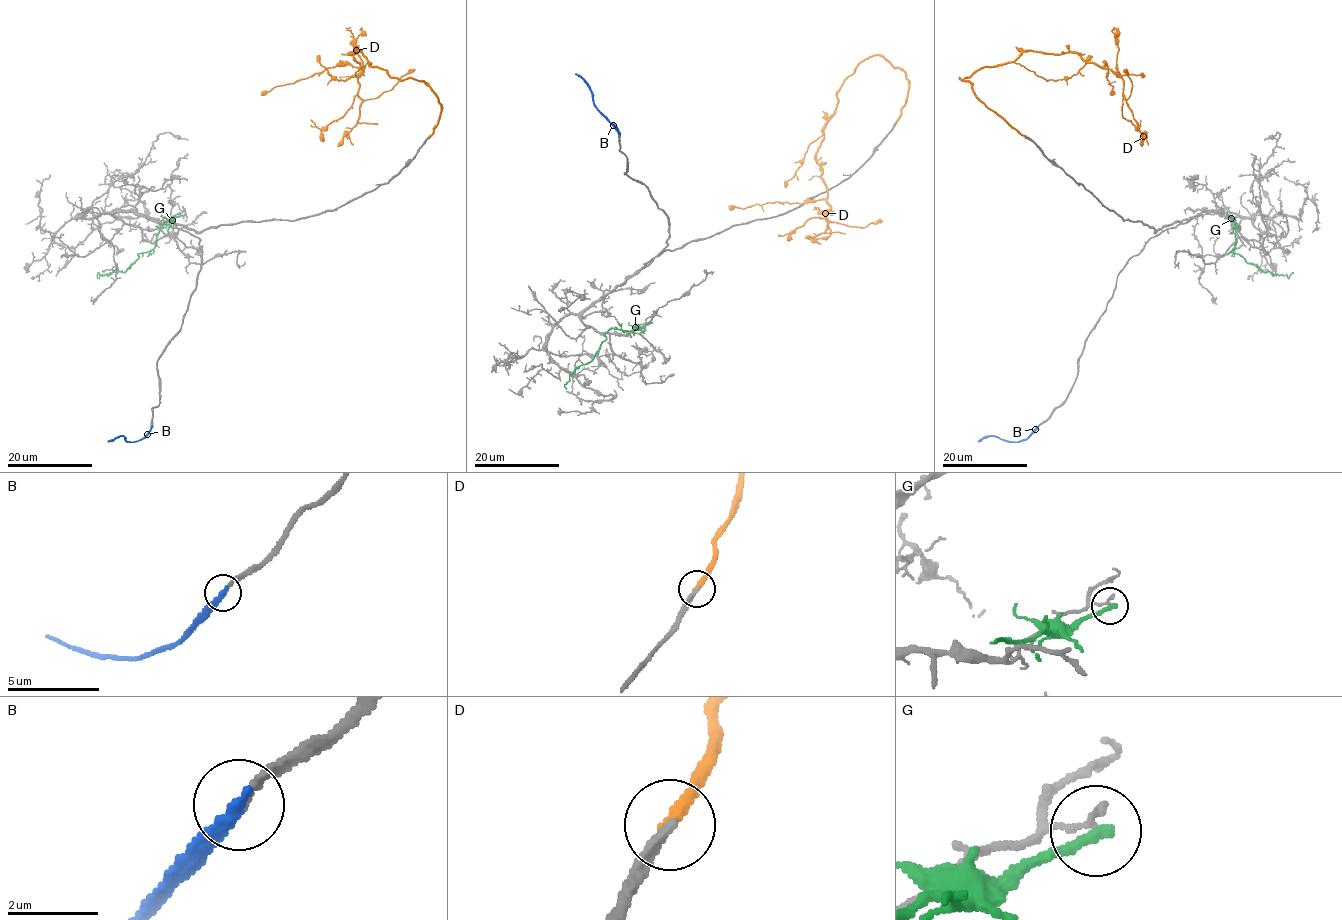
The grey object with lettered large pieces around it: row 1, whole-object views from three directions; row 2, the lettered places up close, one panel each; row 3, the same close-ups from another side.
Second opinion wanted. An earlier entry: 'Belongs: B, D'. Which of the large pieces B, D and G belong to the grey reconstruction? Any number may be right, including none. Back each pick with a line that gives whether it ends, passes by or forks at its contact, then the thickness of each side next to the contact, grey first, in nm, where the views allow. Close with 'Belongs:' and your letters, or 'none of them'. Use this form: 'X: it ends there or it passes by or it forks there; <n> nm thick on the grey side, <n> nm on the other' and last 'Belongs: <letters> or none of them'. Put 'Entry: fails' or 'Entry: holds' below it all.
B: it ends there; 190 nm thick on the grey side, 280 nm on the other
D: it ends there; 280 nm thick on the grey side, 280 nm on the other
Belongs: B, D
Entry: holds

